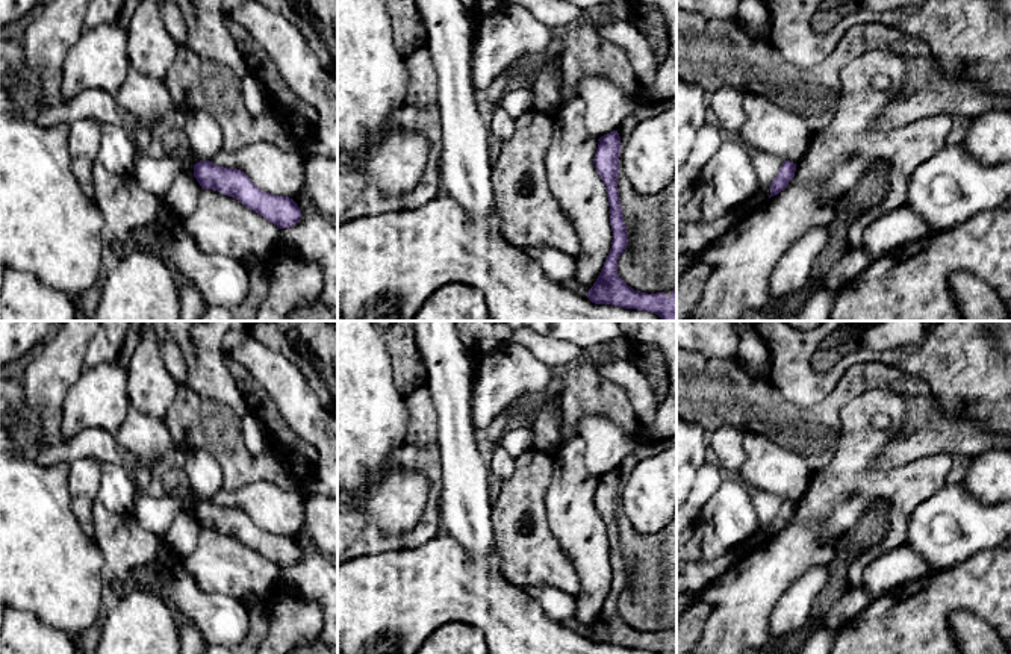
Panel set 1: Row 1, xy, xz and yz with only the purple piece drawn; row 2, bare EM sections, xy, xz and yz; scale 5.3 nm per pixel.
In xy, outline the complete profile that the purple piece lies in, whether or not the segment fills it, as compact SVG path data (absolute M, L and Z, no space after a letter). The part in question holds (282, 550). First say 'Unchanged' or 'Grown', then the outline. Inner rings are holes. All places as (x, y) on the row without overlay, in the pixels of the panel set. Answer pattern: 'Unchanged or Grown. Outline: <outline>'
Unchanged. Outline: M200 500L194 504L194 516L201 528L213 528L236 537L278 568L289 568L301 557L301 550L292 537L259 528L241 509Z

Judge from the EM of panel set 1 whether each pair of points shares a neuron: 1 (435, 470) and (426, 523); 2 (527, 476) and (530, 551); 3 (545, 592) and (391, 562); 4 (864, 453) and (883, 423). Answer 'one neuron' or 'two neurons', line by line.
1: one neuron
2: one neuron
3: two neurons
4: two neurons

